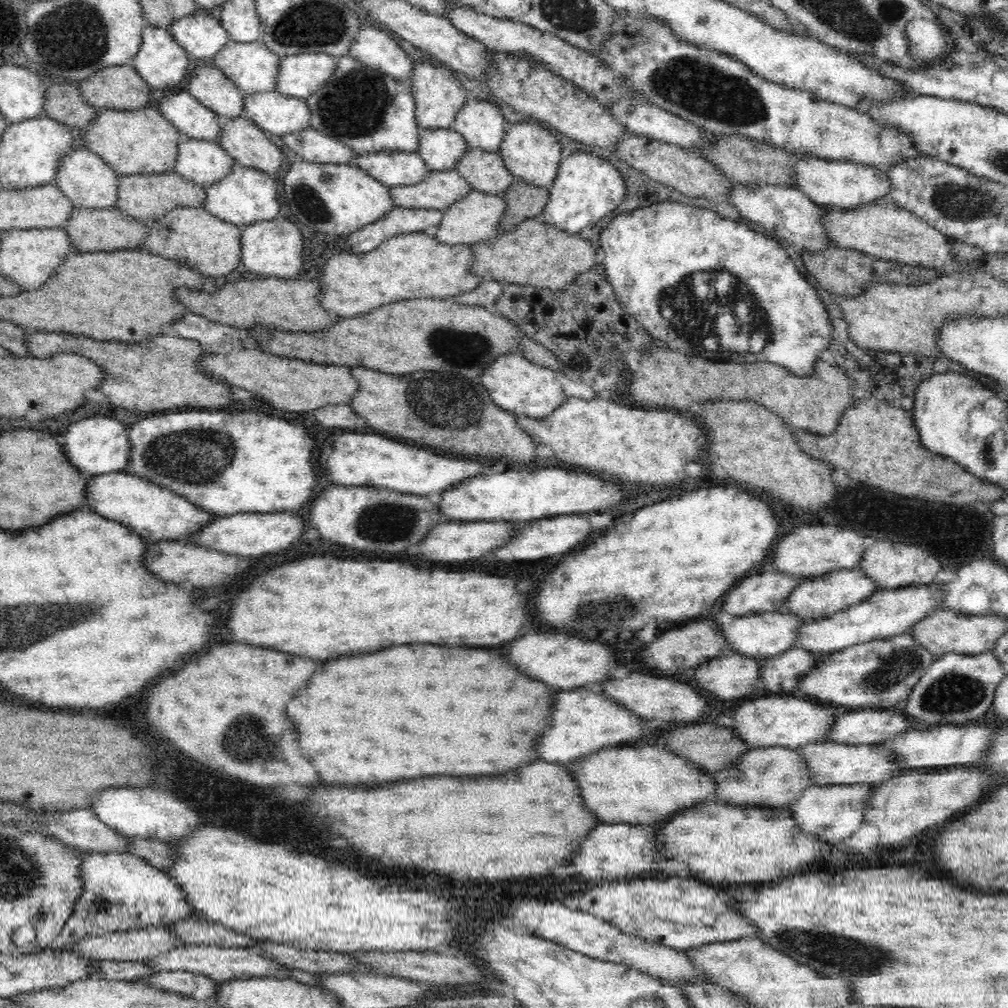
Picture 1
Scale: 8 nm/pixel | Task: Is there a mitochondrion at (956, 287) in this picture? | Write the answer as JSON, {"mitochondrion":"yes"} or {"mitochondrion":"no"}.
{"mitochondrion":"no"}

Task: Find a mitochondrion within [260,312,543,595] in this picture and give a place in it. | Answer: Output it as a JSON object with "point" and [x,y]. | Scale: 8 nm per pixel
{"point":[463,406]}

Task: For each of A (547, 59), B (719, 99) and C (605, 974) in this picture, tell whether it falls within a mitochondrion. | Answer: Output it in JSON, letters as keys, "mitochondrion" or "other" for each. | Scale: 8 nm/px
{"A":"other","B":"mitochondrion","C":"other"}

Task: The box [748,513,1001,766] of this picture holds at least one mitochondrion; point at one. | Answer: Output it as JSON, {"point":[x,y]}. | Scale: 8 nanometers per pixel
{"point":[955,694]}

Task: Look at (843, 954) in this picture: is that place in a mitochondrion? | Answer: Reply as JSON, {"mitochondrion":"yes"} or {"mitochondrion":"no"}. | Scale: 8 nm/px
{"mitochondrion":"yes"}

